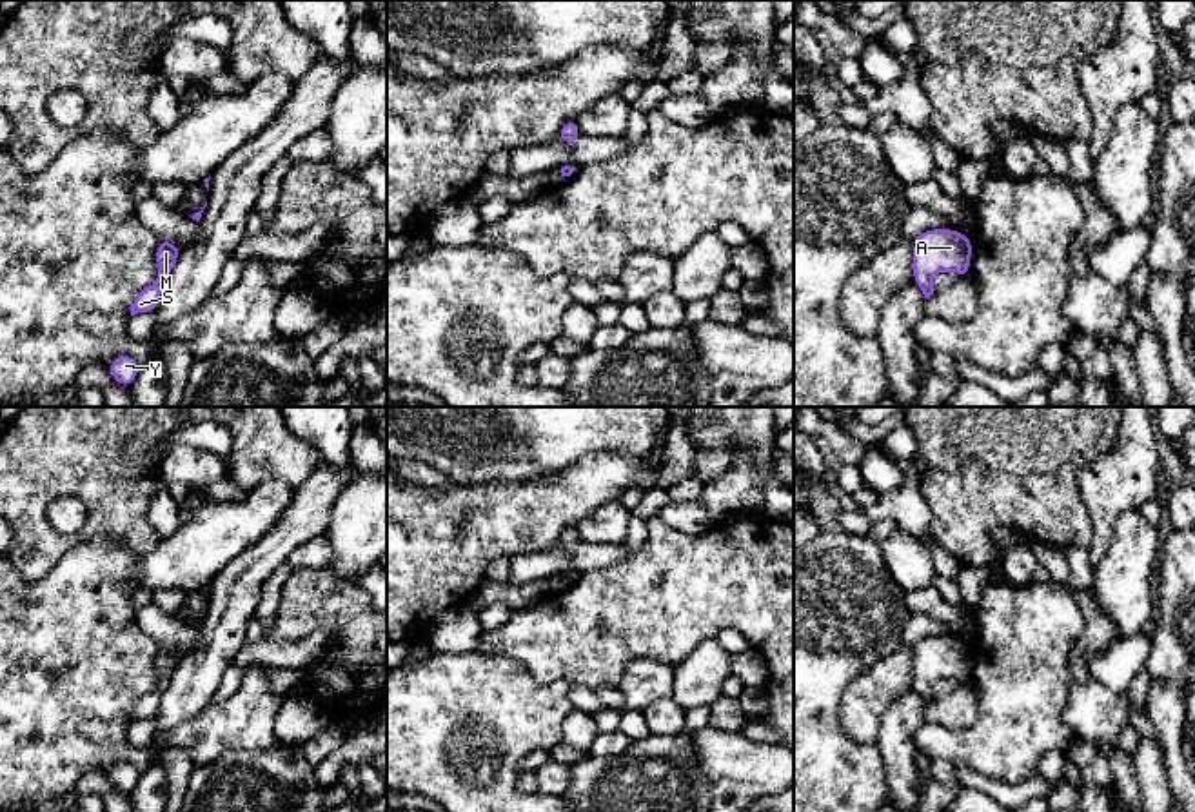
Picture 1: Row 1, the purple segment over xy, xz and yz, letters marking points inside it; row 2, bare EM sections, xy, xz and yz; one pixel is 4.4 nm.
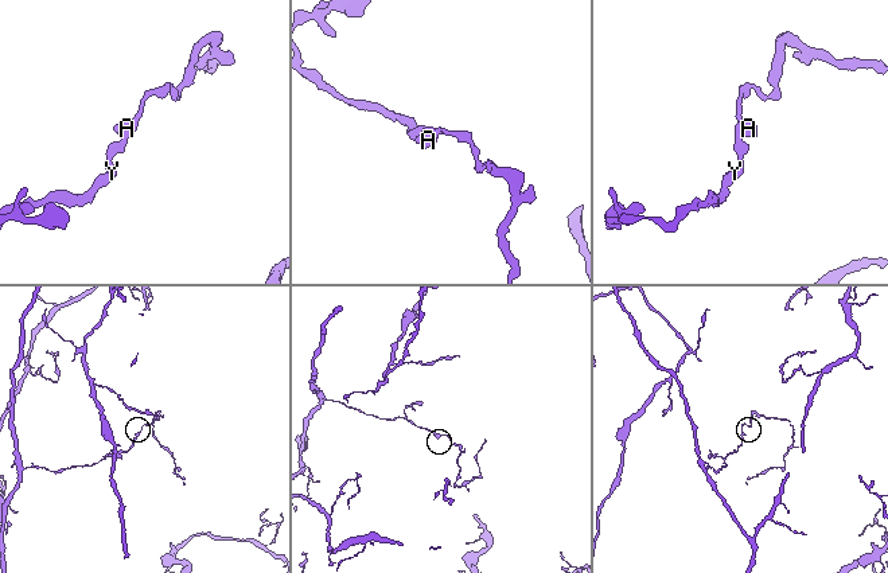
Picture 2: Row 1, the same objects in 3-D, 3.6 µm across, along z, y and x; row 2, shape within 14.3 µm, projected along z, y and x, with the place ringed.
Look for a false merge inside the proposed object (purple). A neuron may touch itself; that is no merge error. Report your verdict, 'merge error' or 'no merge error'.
no merge error

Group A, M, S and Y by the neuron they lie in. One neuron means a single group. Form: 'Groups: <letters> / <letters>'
Groups: A M S Y

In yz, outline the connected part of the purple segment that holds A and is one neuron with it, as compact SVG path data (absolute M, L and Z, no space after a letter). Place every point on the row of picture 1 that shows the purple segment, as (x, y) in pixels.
M930 229L914 242L914 282L928 300L933 294L932 276L953 271L970 276L972 242L953 229Z

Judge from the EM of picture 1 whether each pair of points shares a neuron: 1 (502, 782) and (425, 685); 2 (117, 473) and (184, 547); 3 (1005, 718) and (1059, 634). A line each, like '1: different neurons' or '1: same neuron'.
1: same neuron
2: different neurons
3: same neuron

